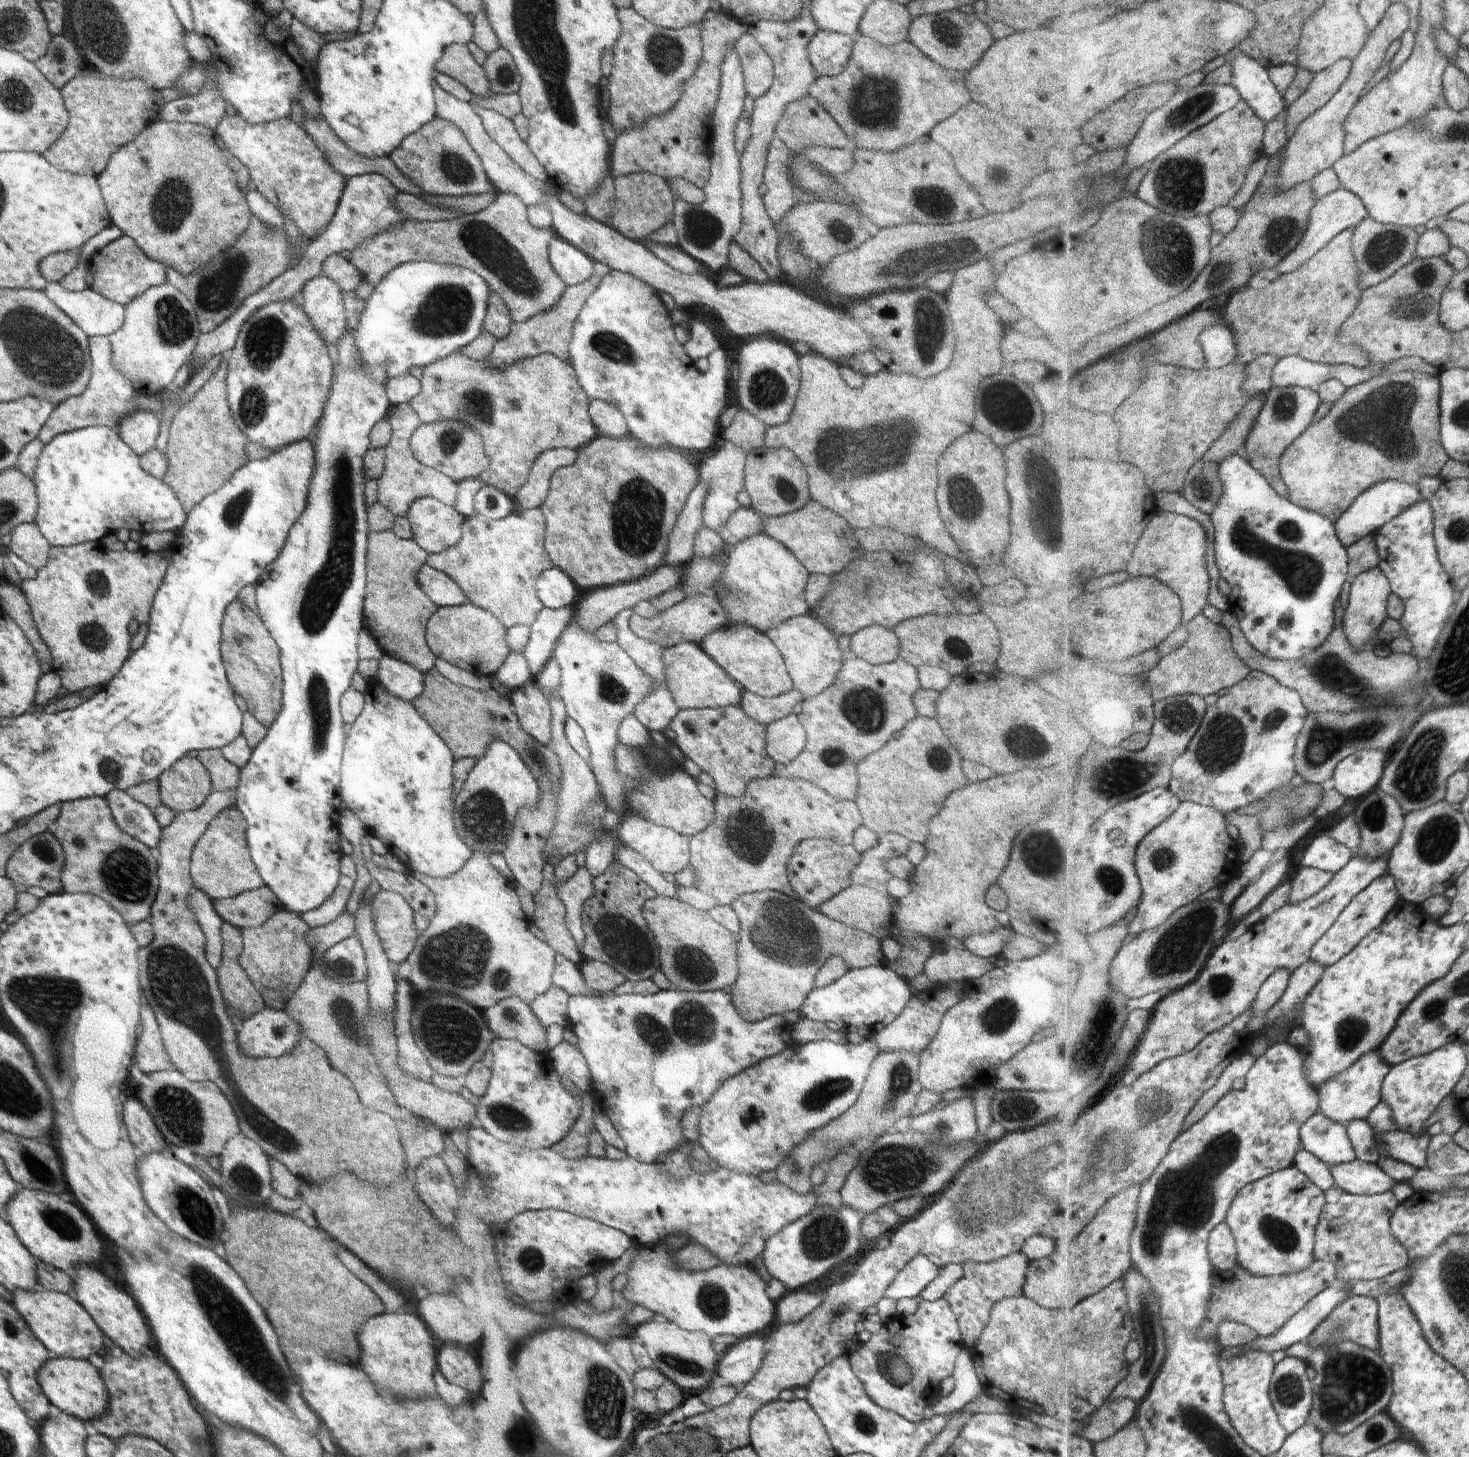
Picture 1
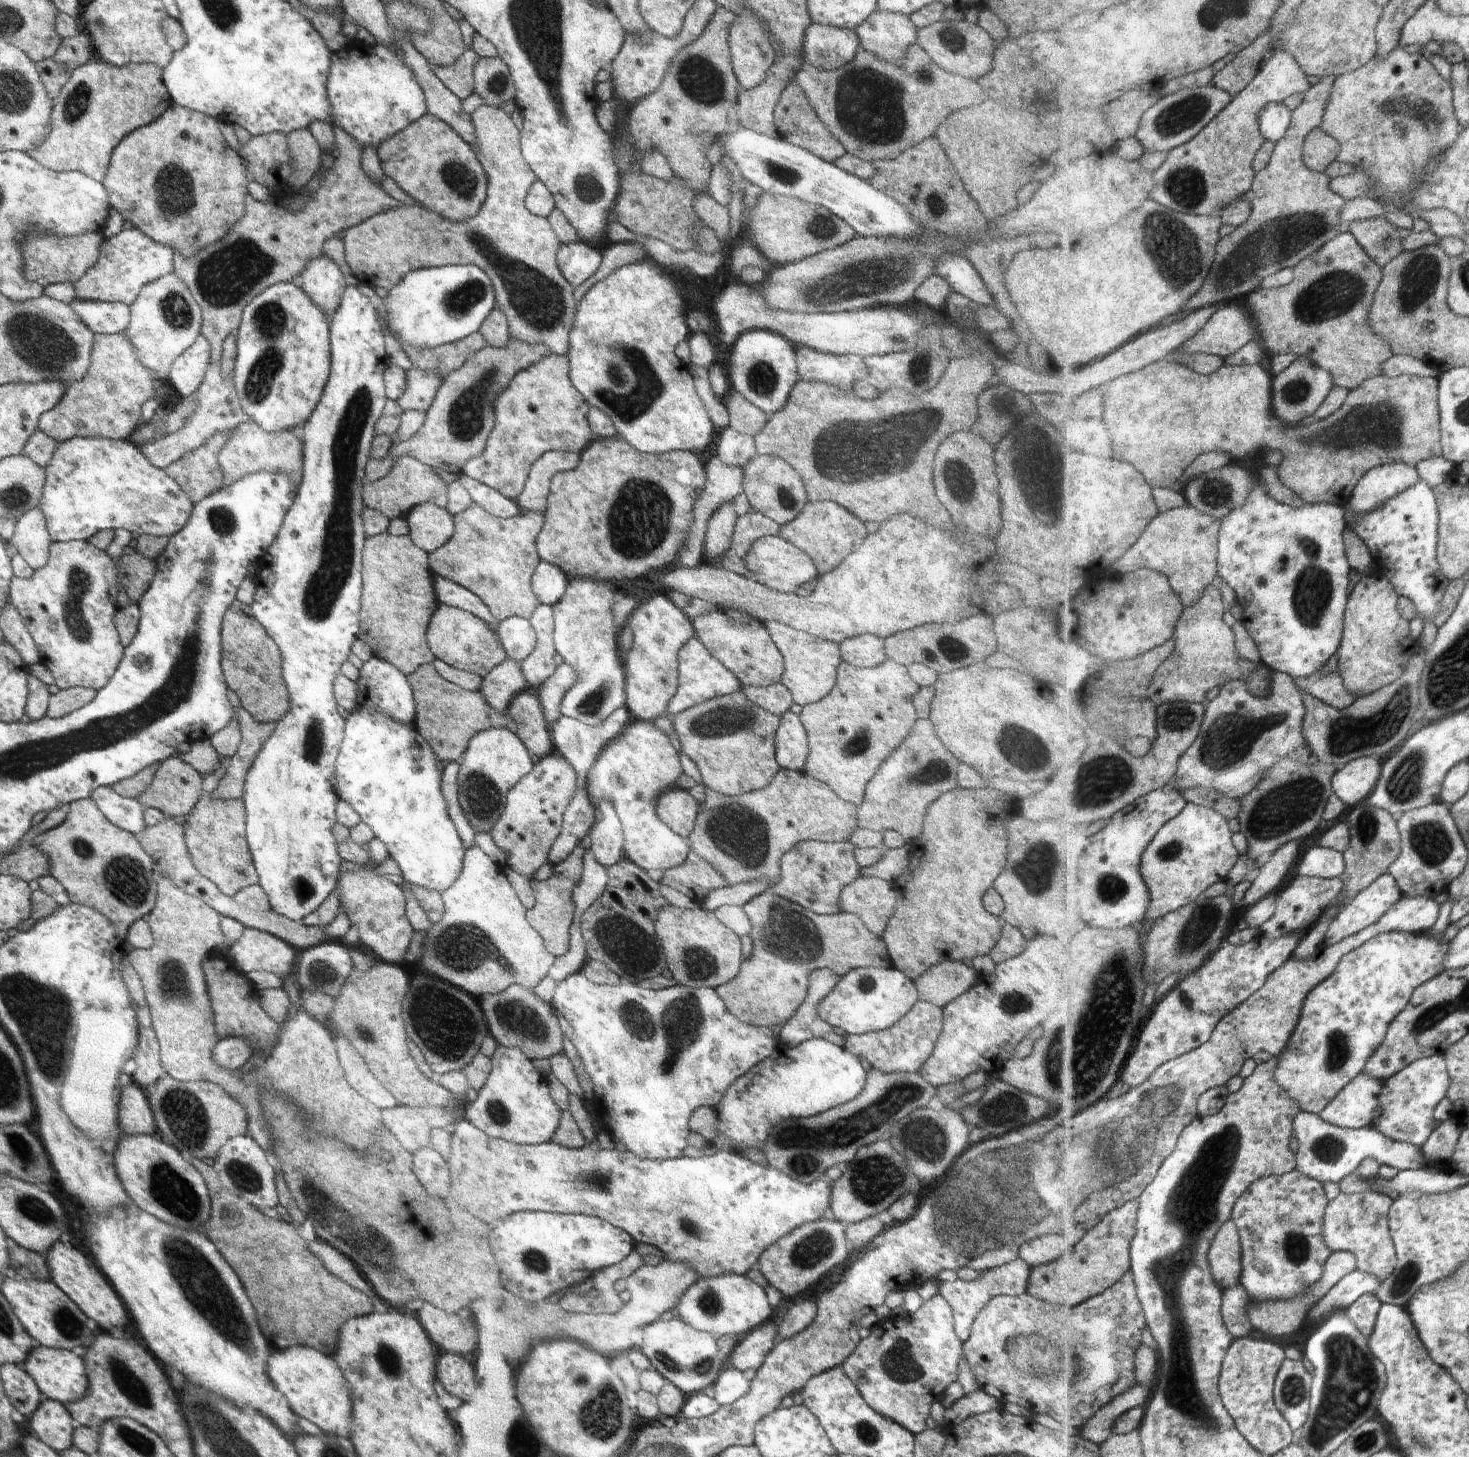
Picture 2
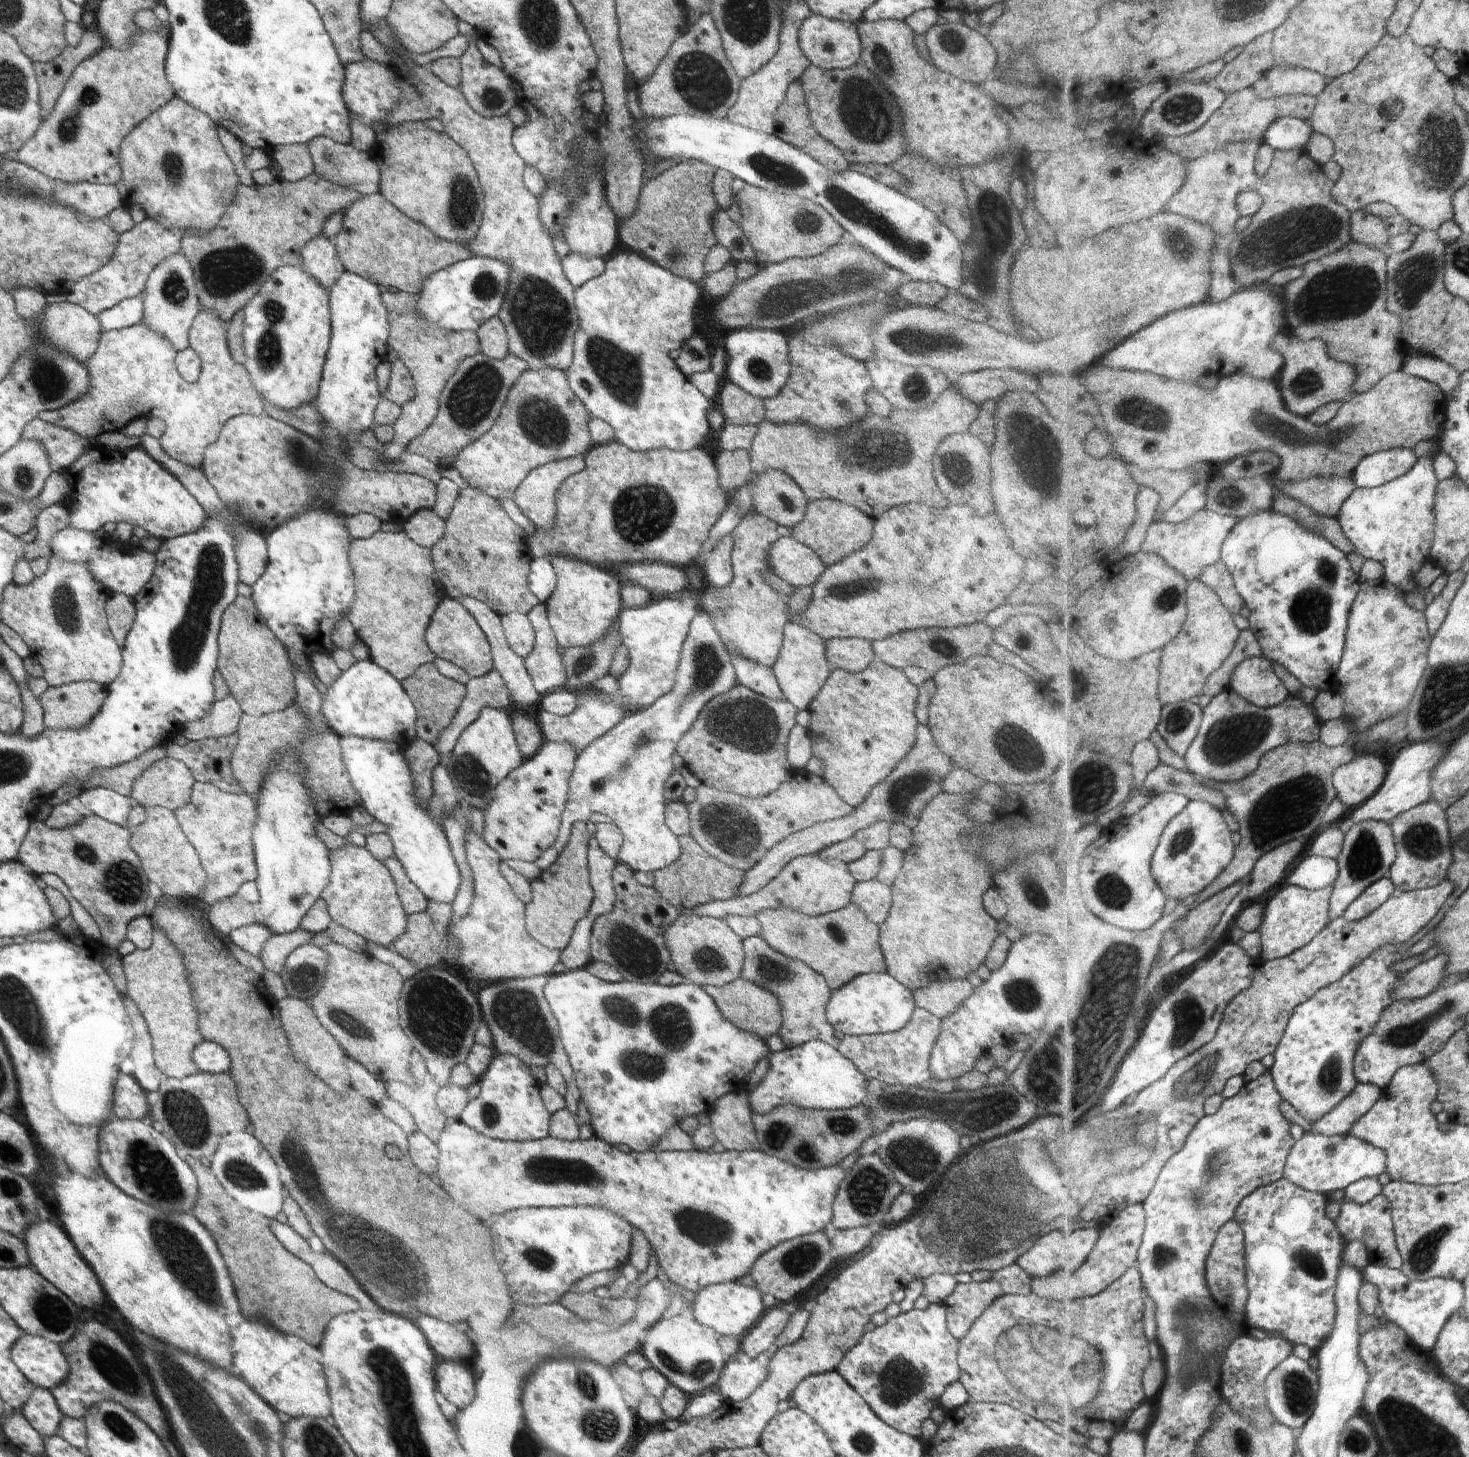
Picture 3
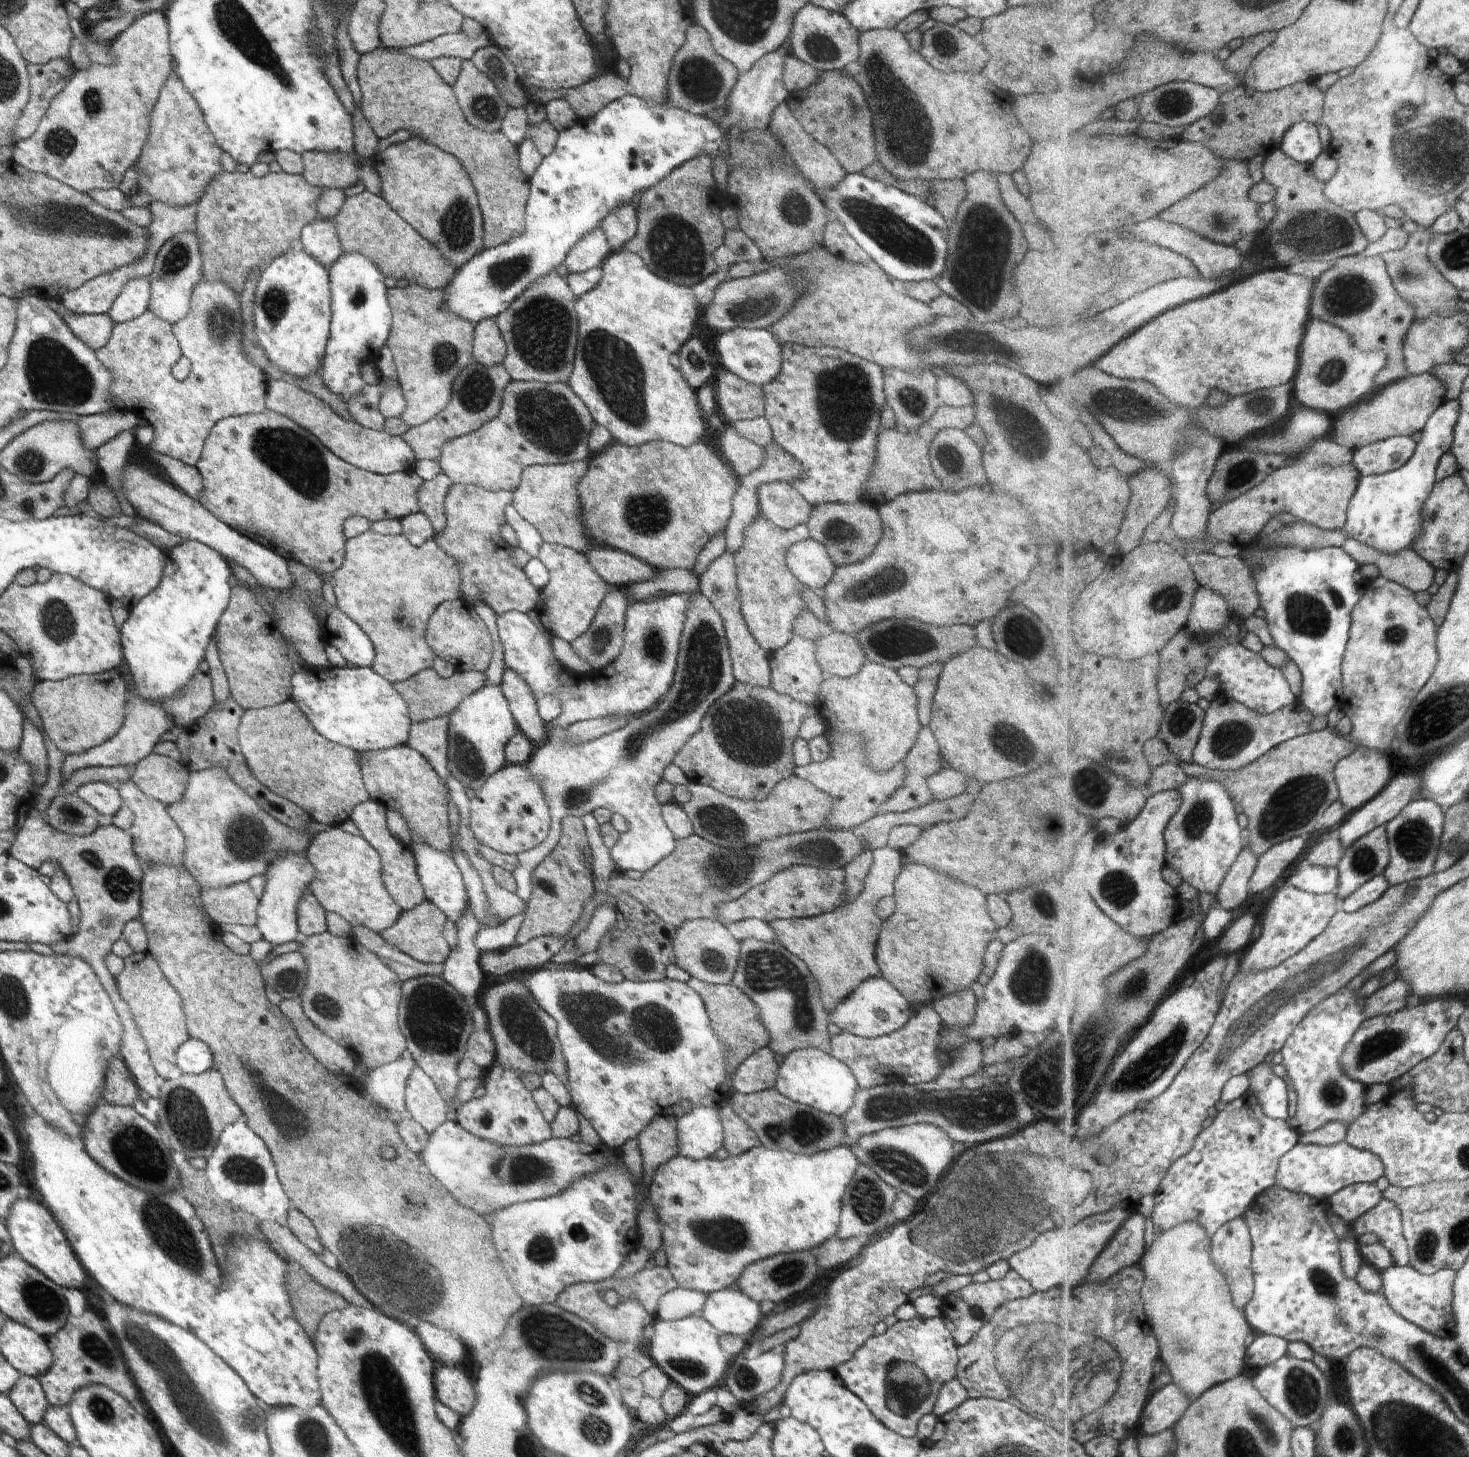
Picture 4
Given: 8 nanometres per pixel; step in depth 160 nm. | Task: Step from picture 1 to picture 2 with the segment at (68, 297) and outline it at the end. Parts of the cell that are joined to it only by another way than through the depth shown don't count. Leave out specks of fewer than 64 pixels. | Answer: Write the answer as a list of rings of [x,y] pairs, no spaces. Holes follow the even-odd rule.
[[[76,298],[70,302],[70,306],[94,334],[123,333],[130,324],[130,306],[123,303],[90,302]]]

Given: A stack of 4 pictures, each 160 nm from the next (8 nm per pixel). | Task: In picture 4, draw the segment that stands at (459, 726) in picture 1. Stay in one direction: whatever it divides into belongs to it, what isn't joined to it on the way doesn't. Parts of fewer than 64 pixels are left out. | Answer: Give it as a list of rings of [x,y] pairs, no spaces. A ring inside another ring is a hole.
[[[425,669],[406,681],[395,683],[393,688],[407,705],[411,722],[422,722],[422,720],[431,720],[456,711],[469,695],[486,686],[485,681],[485,672],[456,671],[450,679],[444,679],[433,669]]]

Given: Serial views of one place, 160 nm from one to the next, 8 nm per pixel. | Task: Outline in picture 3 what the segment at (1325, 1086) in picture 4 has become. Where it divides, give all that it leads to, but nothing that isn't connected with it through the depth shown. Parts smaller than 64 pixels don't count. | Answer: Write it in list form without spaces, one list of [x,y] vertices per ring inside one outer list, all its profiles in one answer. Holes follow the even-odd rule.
[[[1386,944],[1380,952],[1364,960],[1356,970],[1348,974],[1344,980],[1323,988],[1312,1000],[1301,1004],[1287,1028],[1283,1042],[1278,1047],[1275,1063],[1270,1068],[1275,1076],[1280,1094],[1294,1104],[1300,1116],[1304,1116],[1312,1126],[1314,1134],[1326,1136],[1344,1136],[1352,1133],[1352,1128],[1358,1124],[1369,1110],[1372,1110],[1383,1093],[1383,1088],[1372,1083],[1361,1083],[1355,1075],[1356,1056],[1360,1046],[1378,1026],[1384,1010],[1394,1004],[1394,986],[1404,980],[1406,973],[1398,974],[1396,964],[1410,957],[1408,944]]]

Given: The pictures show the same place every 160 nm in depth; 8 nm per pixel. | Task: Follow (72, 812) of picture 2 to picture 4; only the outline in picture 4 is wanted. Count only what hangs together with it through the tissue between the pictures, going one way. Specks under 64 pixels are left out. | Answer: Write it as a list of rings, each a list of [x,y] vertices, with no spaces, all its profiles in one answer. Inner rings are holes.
[[[33,809],[24,815],[22,828],[18,832],[9,855],[25,866],[38,871],[44,862],[51,863],[68,876],[68,882],[80,905],[79,932],[68,938],[66,942],[54,944],[54,953],[82,958],[102,984],[104,991],[111,999],[116,1013],[120,1016],[121,1026],[124,1030],[120,1052],[128,1070],[132,1072],[135,1084],[140,1089],[141,1097],[158,1098],[160,1088],[156,1084],[156,1070],[150,1064],[148,1048],[143,1037],[138,1032],[138,1026],[132,1020],[128,1004],[119,994],[116,980],[105,968],[105,957],[111,952],[112,945],[121,939],[124,926],[131,920],[140,917],[140,880],[142,879],[141,863],[138,854],[134,852],[134,842],[123,830],[110,823],[96,828],[90,835],[68,835],[55,831],[46,822],[43,814]]]

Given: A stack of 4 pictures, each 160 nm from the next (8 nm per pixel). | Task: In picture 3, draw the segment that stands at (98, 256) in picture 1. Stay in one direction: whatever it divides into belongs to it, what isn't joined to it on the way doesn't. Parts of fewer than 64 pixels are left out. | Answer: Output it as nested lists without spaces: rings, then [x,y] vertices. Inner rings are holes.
[[[146,218],[139,224],[135,224],[131,230],[118,236],[116,250],[111,260],[90,276],[84,276],[76,284],[72,284],[64,294],[64,300],[97,316],[100,312],[117,306],[126,298],[142,295],[148,276],[154,268],[162,260],[181,251],[181,242],[185,234],[186,232],[180,228],[164,228],[160,222]]]

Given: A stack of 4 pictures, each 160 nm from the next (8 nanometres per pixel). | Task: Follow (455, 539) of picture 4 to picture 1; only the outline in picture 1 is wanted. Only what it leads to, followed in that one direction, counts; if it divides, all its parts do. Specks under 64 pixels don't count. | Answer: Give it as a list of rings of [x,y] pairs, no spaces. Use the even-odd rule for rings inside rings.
[[[517,508],[503,519],[489,519],[477,513],[472,517],[465,517],[462,528],[462,536],[453,547],[427,556],[428,566],[447,574],[460,587],[470,603],[491,612],[506,628],[514,625],[530,626],[545,607],[538,598],[536,581],[543,570],[554,567],[545,549],[546,523],[542,511],[539,508]]]

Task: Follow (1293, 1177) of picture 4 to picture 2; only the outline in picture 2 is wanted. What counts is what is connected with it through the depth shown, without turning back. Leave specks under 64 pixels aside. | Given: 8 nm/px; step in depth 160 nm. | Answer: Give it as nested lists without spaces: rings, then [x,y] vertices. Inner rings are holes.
[[[1307,1111],[1300,1112],[1294,1124],[1295,1135],[1299,1139],[1296,1171],[1324,1184],[1340,1184],[1342,1180],[1346,1180],[1346,1176],[1359,1171],[1366,1158],[1376,1158],[1381,1166],[1392,1166],[1400,1172],[1419,1170],[1428,1165],[1423,1148],[1418,1148],[1416,1144],[1396,1142],[1374,1125],[1364,1129],[1344,1128],[1330,1124],[1321,1115]]]

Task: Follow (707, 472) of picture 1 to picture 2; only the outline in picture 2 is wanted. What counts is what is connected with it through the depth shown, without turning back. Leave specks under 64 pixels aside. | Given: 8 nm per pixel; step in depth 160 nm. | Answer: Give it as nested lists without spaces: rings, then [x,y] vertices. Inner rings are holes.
[[[724,428],[718,432],[716,456],[728,466],[744,467],[754,456],[757,456],[755,442],[752,436],[740,434],[732,428]],[[726,502],[714,512],[705,534],[703,560],[714,565],[728,550],[731,549],[732,536],[735,528],[736,512],[734,504]]]

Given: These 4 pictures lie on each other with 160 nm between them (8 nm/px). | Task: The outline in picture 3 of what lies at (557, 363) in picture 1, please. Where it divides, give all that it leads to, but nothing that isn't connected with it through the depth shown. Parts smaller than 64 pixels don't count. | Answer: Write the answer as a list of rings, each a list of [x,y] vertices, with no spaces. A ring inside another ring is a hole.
[[[399,359],[388,362],[388,364],[390,364],[390,380],[386,386],[387,390],[380,394],[380,398],[402,407],[416,394],[414,380],[412,380],[408,368]],[[548,368],[548,370],[540,370],[540,372],[525,371],[512,386],[501,410],[501,415],[496,418],[492,429],[486,434],[482,434],[478,440],[464,446],[458,452],[451,468],[460,474],[462,480],[469,487],[477,489],[491,498],[513,499],[518,484],[533,469],[549,462],[556,462],[556,460],[585,455],[593,448],[594,444],[589,434],[590,420],[588,410],[569,388],[565,372],[556,370],[556,368]]]

